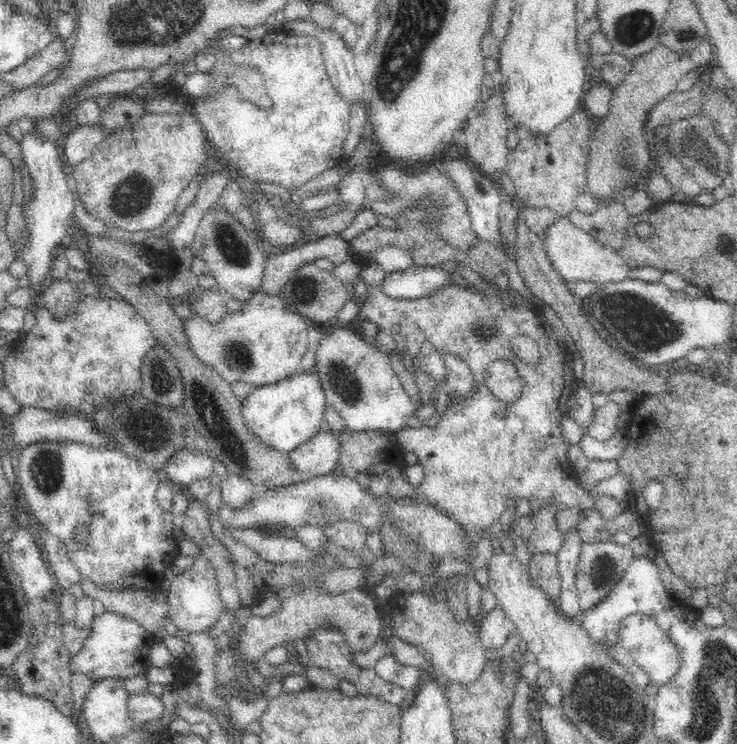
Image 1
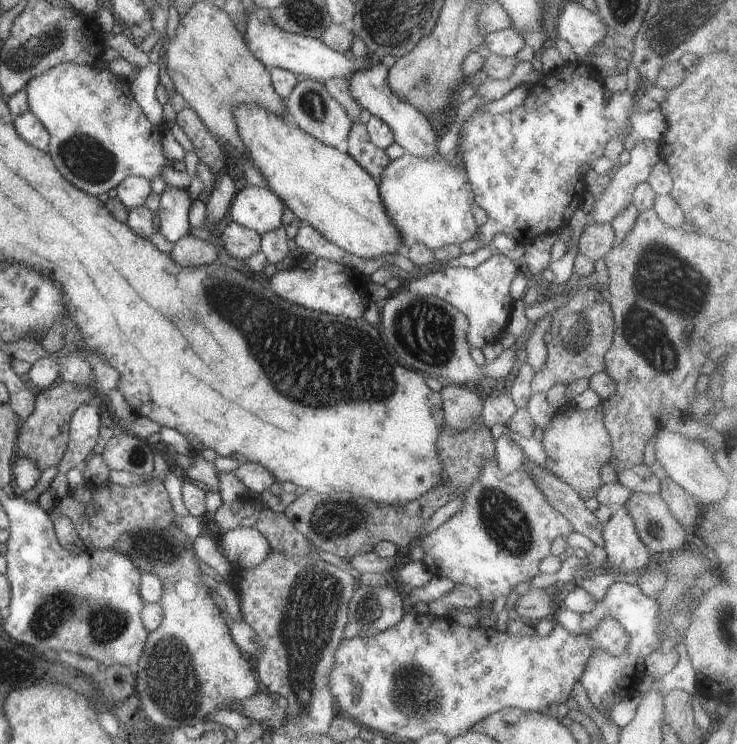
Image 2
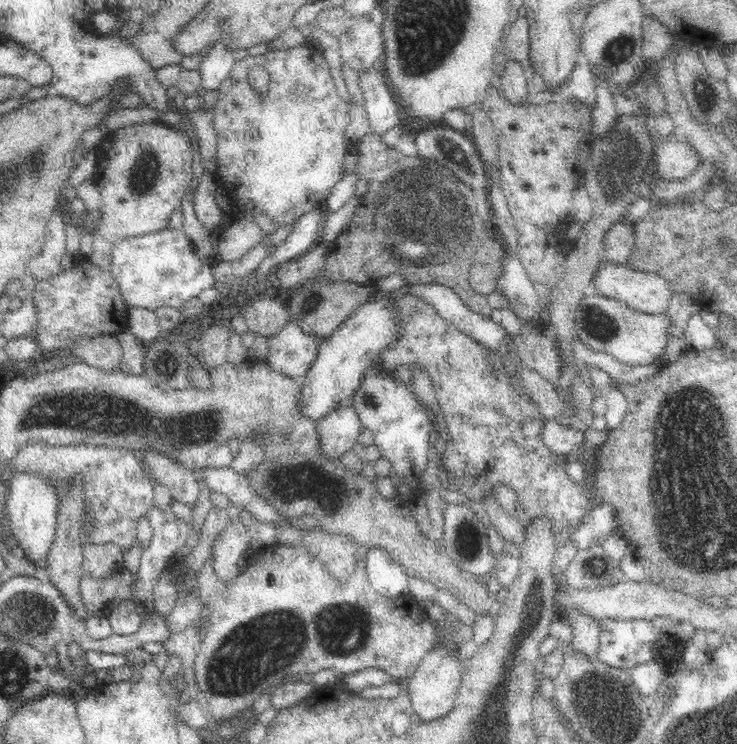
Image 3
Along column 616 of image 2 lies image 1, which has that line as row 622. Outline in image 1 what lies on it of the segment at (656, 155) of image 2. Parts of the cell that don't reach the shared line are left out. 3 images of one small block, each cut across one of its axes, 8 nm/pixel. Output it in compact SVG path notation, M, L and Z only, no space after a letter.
M204 556L194 558L193 564L184 572L175 573L175 579L169 587L170 613L167 622L176 628L192 632L208 632L208 628L219 620L223 613L223 601L217 587L215 568Z

